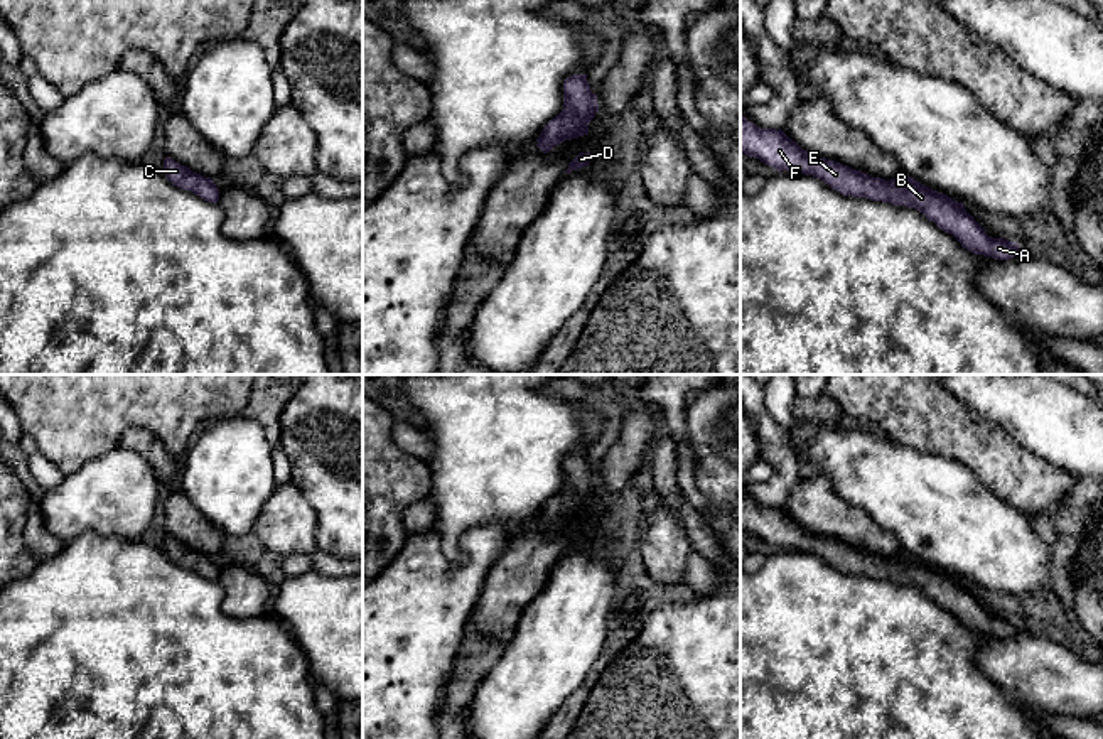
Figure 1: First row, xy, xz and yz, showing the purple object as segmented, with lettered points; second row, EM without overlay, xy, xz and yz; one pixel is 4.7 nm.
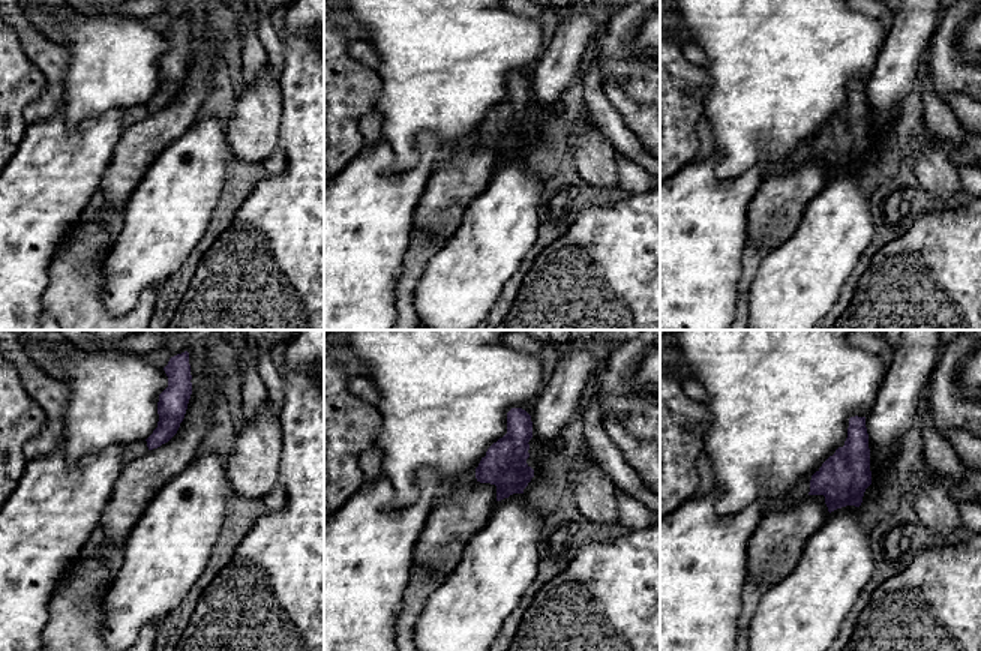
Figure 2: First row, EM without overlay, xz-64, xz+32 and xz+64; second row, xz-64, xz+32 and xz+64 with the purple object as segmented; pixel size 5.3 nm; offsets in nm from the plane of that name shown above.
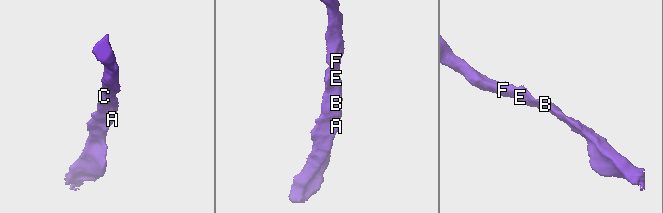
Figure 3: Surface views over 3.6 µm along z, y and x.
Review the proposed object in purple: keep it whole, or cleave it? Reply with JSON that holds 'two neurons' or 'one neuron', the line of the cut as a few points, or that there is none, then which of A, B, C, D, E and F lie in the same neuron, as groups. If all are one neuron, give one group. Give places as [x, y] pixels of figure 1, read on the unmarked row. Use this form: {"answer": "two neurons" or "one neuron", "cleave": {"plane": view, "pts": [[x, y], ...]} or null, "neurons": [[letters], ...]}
{"answer": "one neuron", "cleave": null, "neurons": [["A", "B", "C", "D", "E", "F"]]}

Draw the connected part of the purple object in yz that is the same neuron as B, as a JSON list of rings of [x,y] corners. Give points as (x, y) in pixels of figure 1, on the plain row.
[[[740,491],[740,530],[759,537],[783,550],[794,548],[821,557],[843,574],[865,575],[914,585],[939,607],[953,612],[963,626],[975,633],[995,638],[1014,636],[1020,624],[1015,619],[992,616],[963,584],[943,570],[933,569],[912,555],[901,553],[890,558],[847,545],[835,538],[810,533],[781,506],[759,506]]]

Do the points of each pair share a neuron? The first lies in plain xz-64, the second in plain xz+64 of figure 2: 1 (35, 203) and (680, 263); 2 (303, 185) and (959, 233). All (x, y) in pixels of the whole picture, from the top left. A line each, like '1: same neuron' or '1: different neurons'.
1: same neuron
2: same neuron

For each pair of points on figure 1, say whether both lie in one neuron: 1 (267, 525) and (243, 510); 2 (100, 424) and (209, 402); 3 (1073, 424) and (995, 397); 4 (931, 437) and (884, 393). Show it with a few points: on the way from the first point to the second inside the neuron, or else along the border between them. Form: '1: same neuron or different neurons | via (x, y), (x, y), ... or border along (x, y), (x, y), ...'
1: different neurons | border along (277, 486), (252, 530)
2: same neuron | via (127, 402), (182, 402)
3: same neuron | via (1054, 422), (1014, 397)
4: same neuron | via (920, 426), (896, 402)

